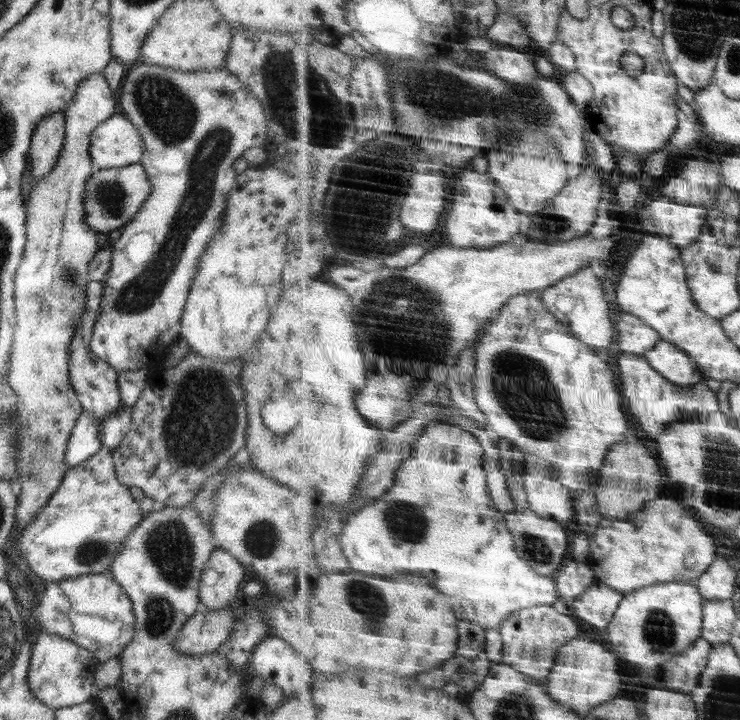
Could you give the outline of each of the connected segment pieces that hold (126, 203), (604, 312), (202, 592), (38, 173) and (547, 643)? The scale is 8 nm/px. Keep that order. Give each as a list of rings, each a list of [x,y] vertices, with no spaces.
[[[138,162],[118,168],[100,169],[89,174],[84,185],[85,221],[103,236],[123,226],[144,206],[151,191],[144,167]]]
[[[586,267],[579,273],[566,277],[563,281],[545,290],[543,301],[548,310],[555,314],[563,325],[570,327],[574,335],[586,341],[593,349],[610,348],[616,336],[616,326],[610,318],[610,302],[604,296],[604,286],[598,280],[594,268]]]
[[[216,547],[203,568],[198,589],[202,608],[220,610],[236,598],[238,584],[246,578],[244,565],[230,553]]]
[[[62,111],[47,114],[36,125],[29,148],[30,166],[34,174],[32,185],[51,173],[52,167],[56,166],[64,137],[65,113]]]
[[[550,604],[519,610],[503,622],[500,630],[505,640],[503,663],[531,676],[531,679],[535,683],[540,683],[544,690],[549,687],[548,678],[555,668],[559,650],[580,636],[578,620],[573,618],[573,615],[558,612],[554,605]]]

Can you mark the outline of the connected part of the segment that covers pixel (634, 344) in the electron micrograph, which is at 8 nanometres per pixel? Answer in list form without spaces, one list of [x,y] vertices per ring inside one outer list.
[[[624,312],[618,322],[620,350],[630,354],[646,354],[660,344],[663,336],[643,318]]]

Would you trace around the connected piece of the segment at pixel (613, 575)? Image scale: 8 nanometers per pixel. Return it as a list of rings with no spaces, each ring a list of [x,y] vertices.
[[[662,498],[650,502],[646,510],[632,517],[611,519],[608,516],[602,524],[604,526],[592,536],[589,562],[597,572],[597,584],[611,586],[625,595],[665,582],[692,582],[699,586],[698,580],[716,560],[714,538],[710,538],[696,516],[676,500]]]

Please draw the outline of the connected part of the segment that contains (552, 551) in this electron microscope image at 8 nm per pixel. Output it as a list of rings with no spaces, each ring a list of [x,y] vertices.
[[[528,509],[514,510],[507,515],[507,523],[515,535],[516,549],[530,566],[544,576],[555,576],[562,567],[570,552],[570,536],[567,526],[556,519],[544,518],[539,512]]]

